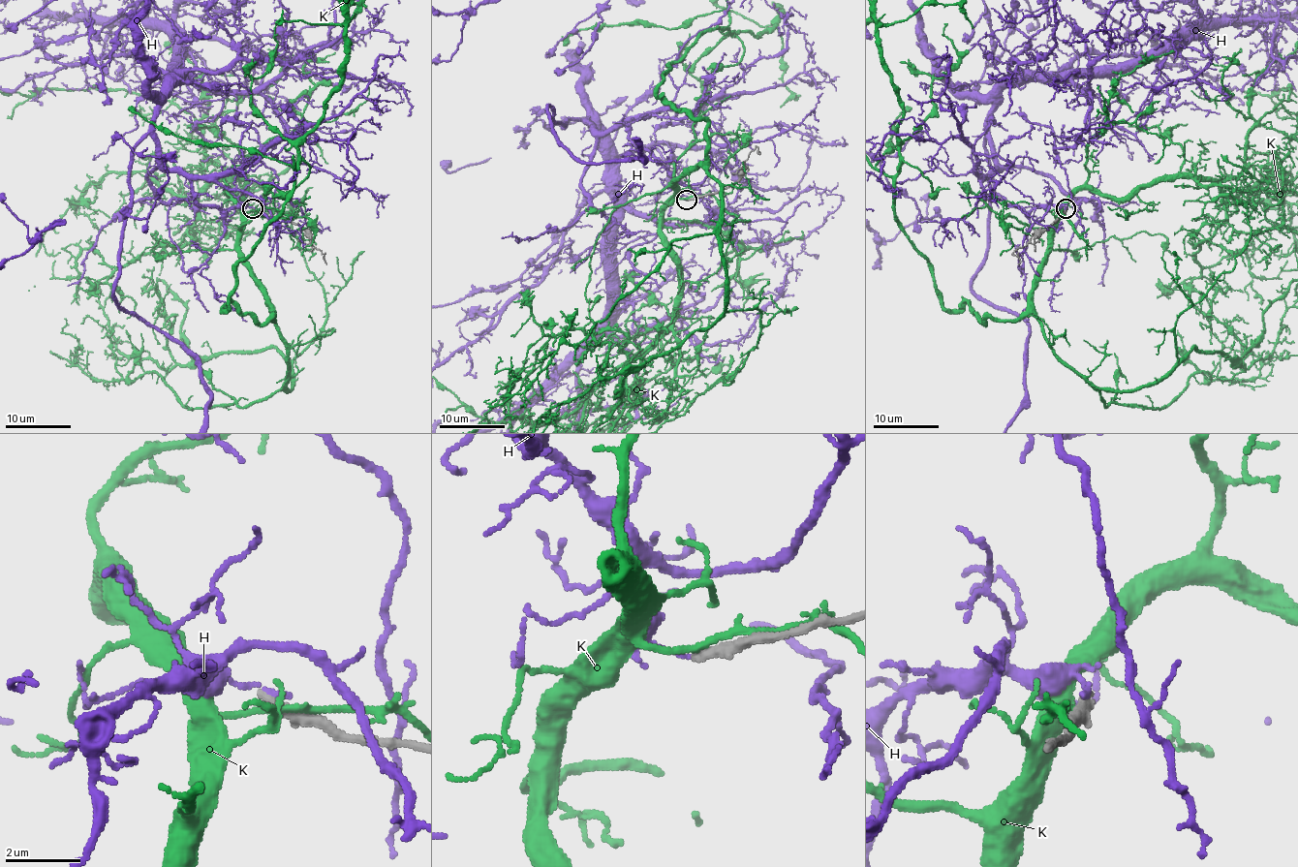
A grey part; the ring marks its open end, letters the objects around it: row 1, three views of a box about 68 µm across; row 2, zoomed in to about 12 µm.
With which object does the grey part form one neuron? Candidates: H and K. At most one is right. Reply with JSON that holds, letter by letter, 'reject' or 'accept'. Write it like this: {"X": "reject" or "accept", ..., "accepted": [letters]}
{"H": "reject", "K": "reject", "accepted": []}

